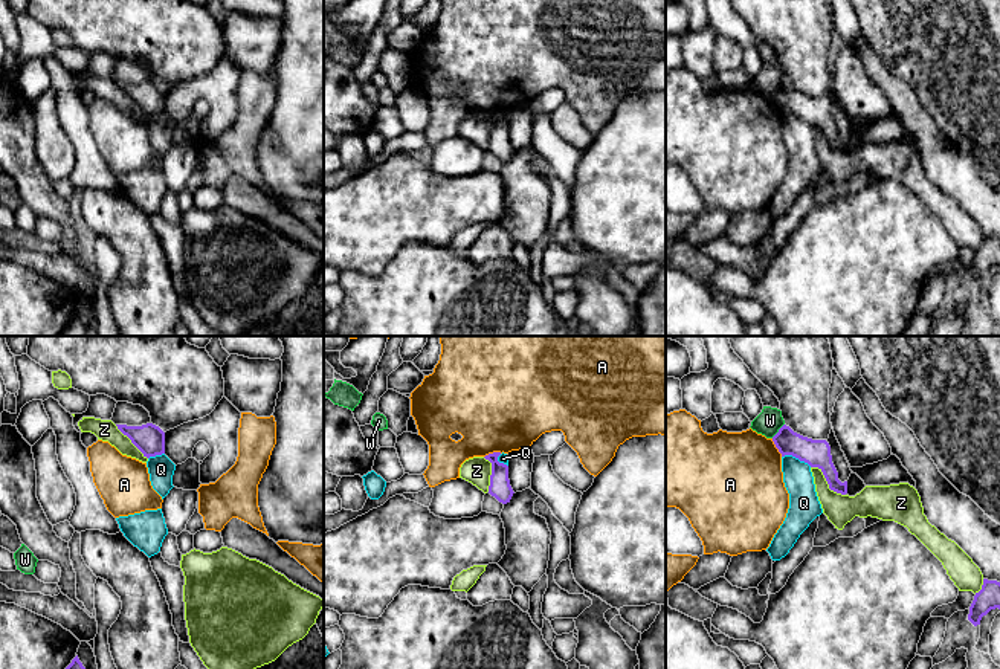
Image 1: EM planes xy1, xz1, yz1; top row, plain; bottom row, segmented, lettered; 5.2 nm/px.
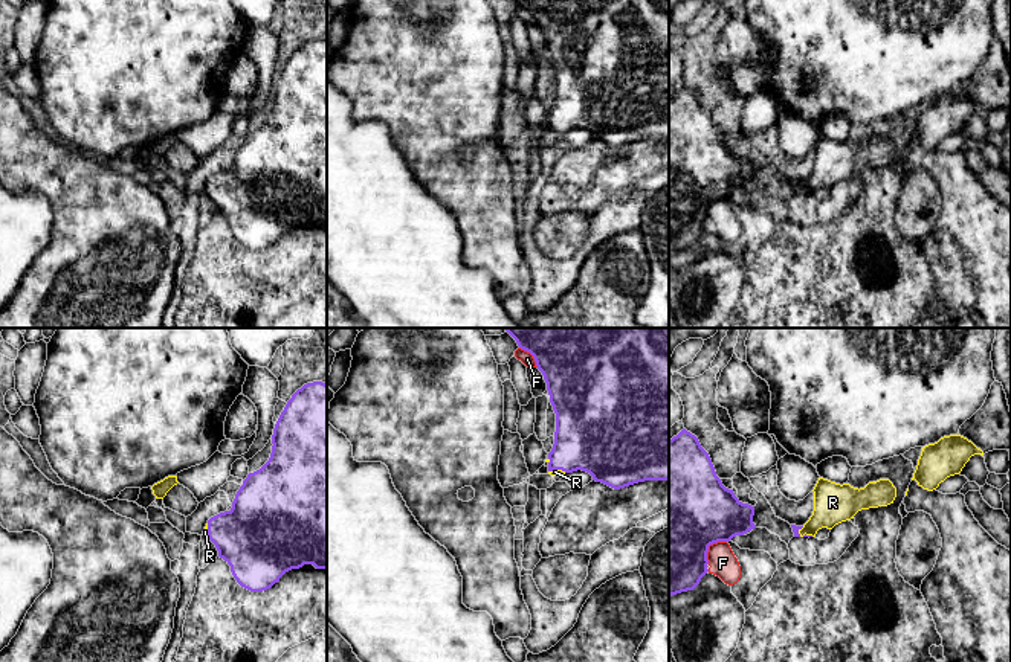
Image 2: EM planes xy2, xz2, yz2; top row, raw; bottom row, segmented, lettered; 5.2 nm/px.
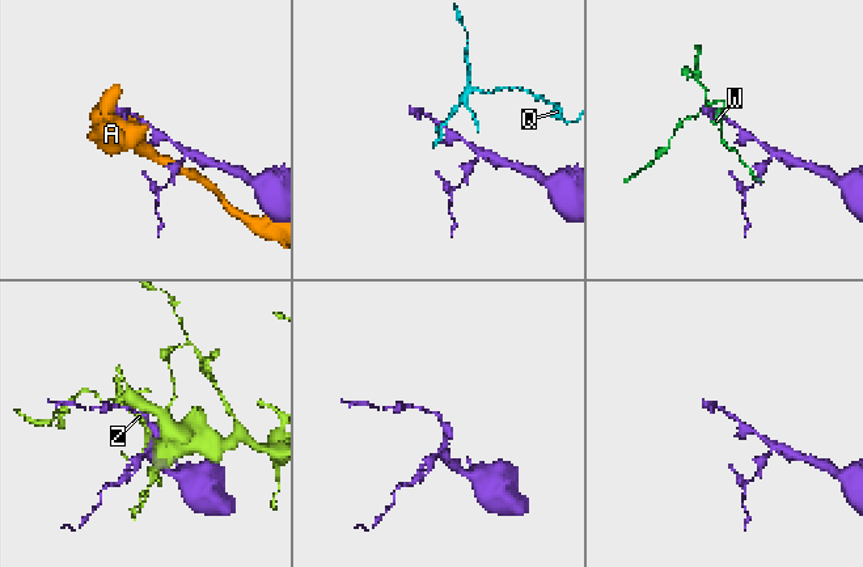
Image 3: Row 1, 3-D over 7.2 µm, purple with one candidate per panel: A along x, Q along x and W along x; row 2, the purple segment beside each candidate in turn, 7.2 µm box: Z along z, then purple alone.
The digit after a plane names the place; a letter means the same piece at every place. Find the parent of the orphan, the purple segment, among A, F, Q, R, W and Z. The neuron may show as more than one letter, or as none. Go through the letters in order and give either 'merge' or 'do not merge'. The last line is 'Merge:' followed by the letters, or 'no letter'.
A: do not merge
F: do not merge
Q: do not merge
R: merge
W: do not merge
Z: do not merge
Merge: R

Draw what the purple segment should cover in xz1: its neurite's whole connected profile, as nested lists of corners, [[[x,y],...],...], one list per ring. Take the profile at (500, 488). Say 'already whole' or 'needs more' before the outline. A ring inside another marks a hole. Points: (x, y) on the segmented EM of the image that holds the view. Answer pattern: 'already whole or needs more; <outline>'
already whole; [[[493,452],[484,457],[492,463],[489,493],[499,503],[507,504],[510,503],[515,492],[508,480],[508,466],[498,461],[499,455],[501,452]]]

